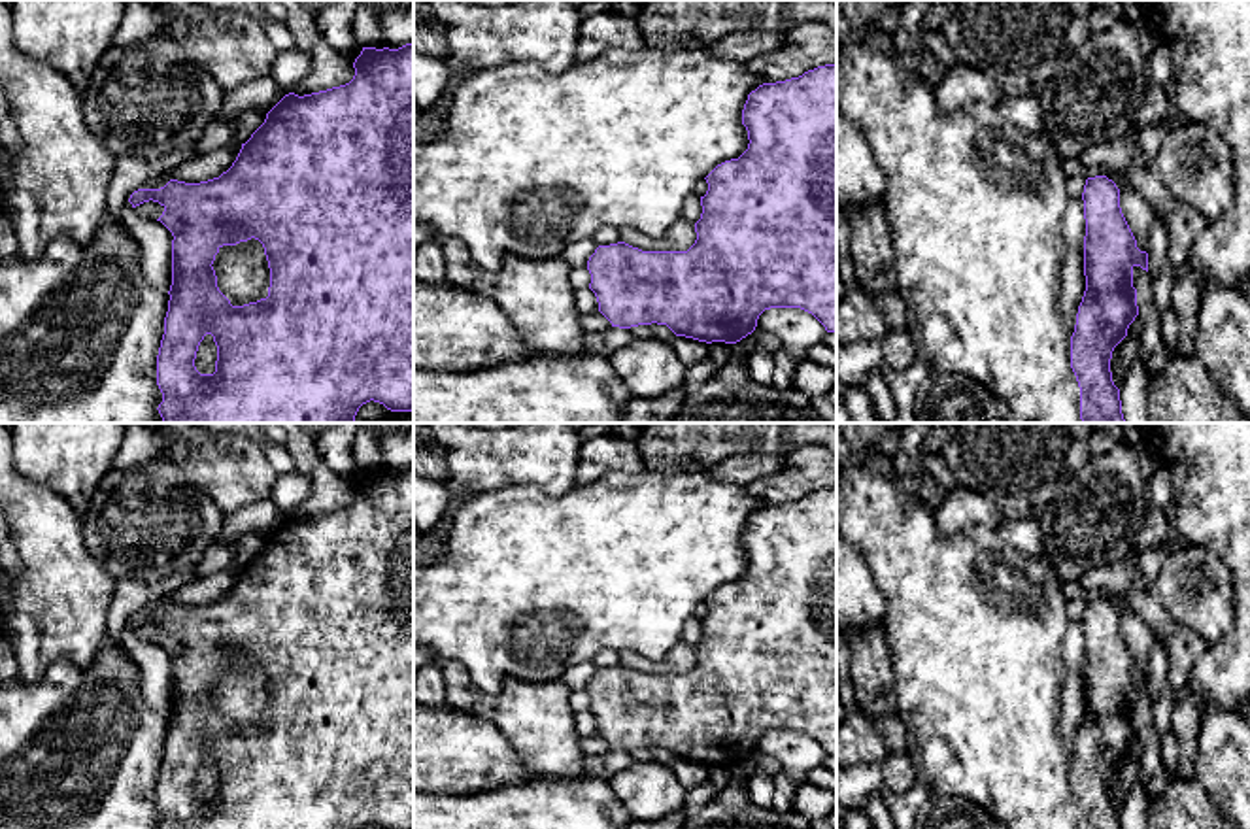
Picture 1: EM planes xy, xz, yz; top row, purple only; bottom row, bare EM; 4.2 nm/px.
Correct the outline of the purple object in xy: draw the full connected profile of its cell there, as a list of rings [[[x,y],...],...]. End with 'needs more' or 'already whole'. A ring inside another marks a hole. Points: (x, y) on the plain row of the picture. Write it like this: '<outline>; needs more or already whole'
[[[414,465],[398,472],[363,470],[353,491],[355,499],[346,508],[304,519],[285,517],[242,567],[236,584],[219,601],[200,606],[170,602],[160,612],[138,612],[130,618],[132,631],[149,623],[159,625],[164,634],[157,644],[174,659],[170,723],[157,778],[157,808],[162,816],[159,829],[363,829],[370,823],[383,829],[414,829]],[[251,661],[264,670],[270,691],[268,719],[232,729],[219,714],[211,687],[223,668],[236,668]],[[206,757],[211,757],[217,769],[213,797],[200,797],[194,789],[198,769]]]; already whole

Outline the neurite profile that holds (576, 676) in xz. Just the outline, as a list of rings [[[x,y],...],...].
[[[593,661],[580,663],[574,667],[568,667],[563,676],[559,678],[570,691],[572,689],[587,689],[589,680],[595,676],[599,668]]]

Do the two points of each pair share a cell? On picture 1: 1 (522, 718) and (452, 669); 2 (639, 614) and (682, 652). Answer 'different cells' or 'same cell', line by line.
1: same cell
2: different cells

